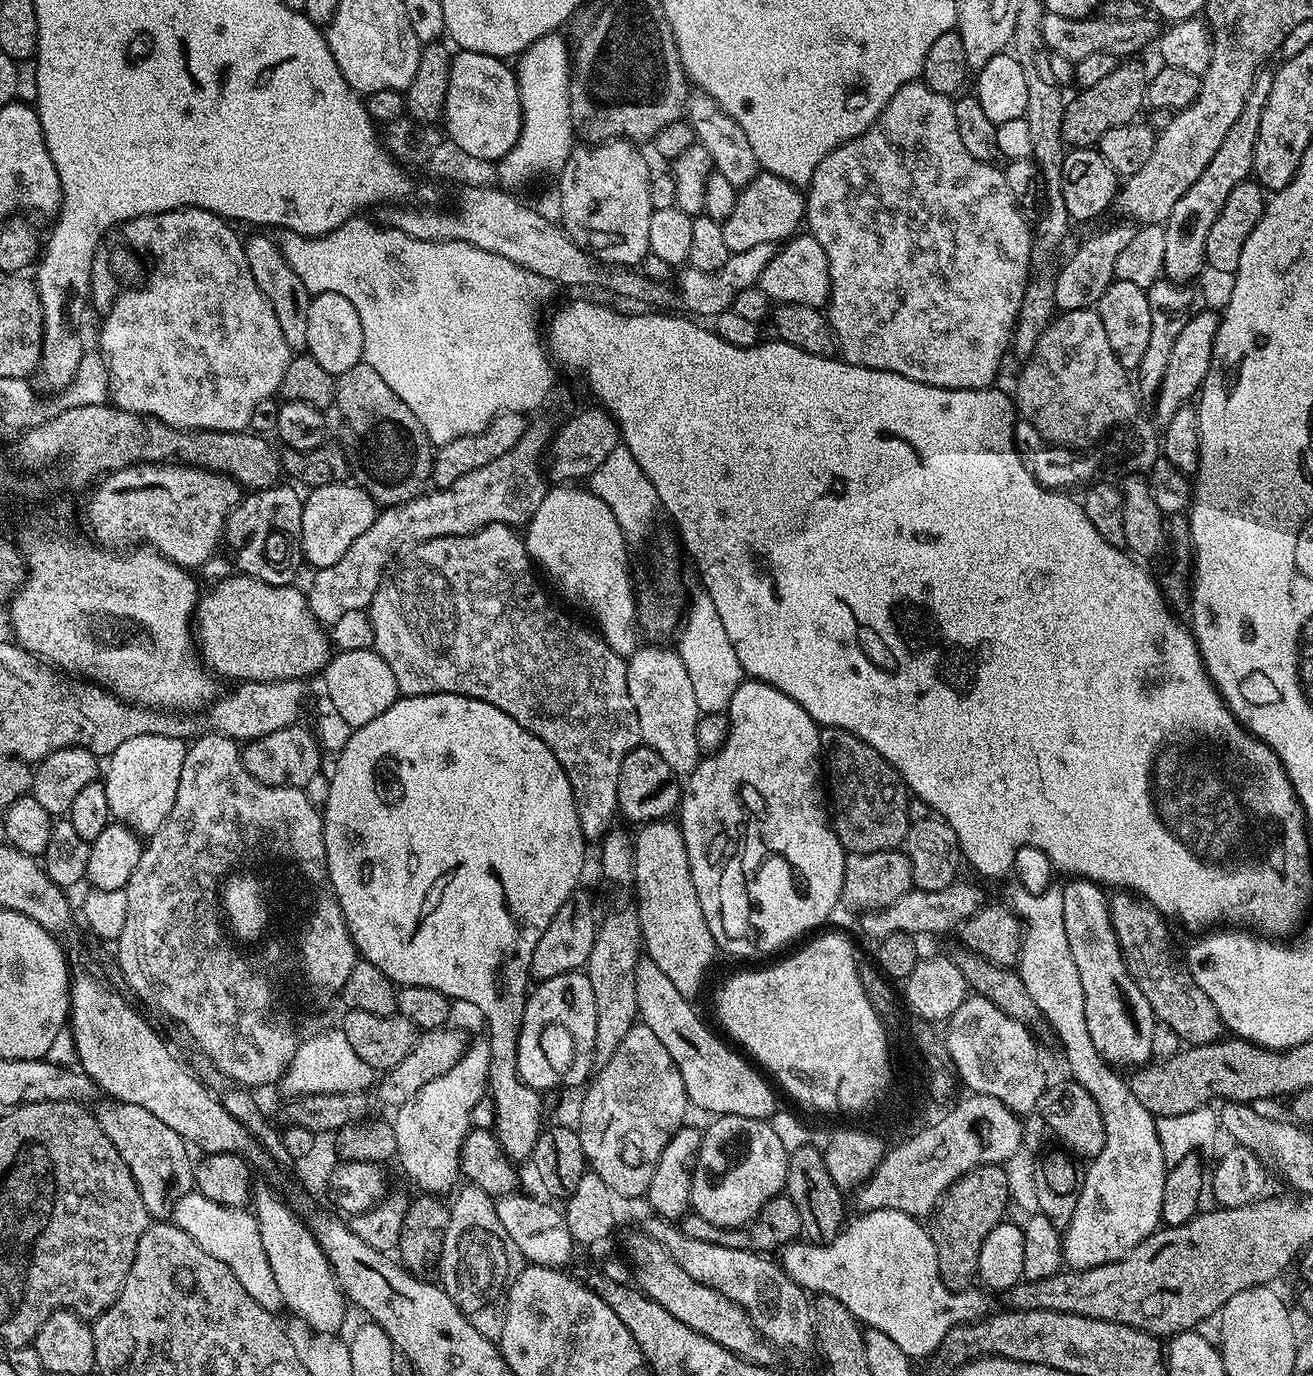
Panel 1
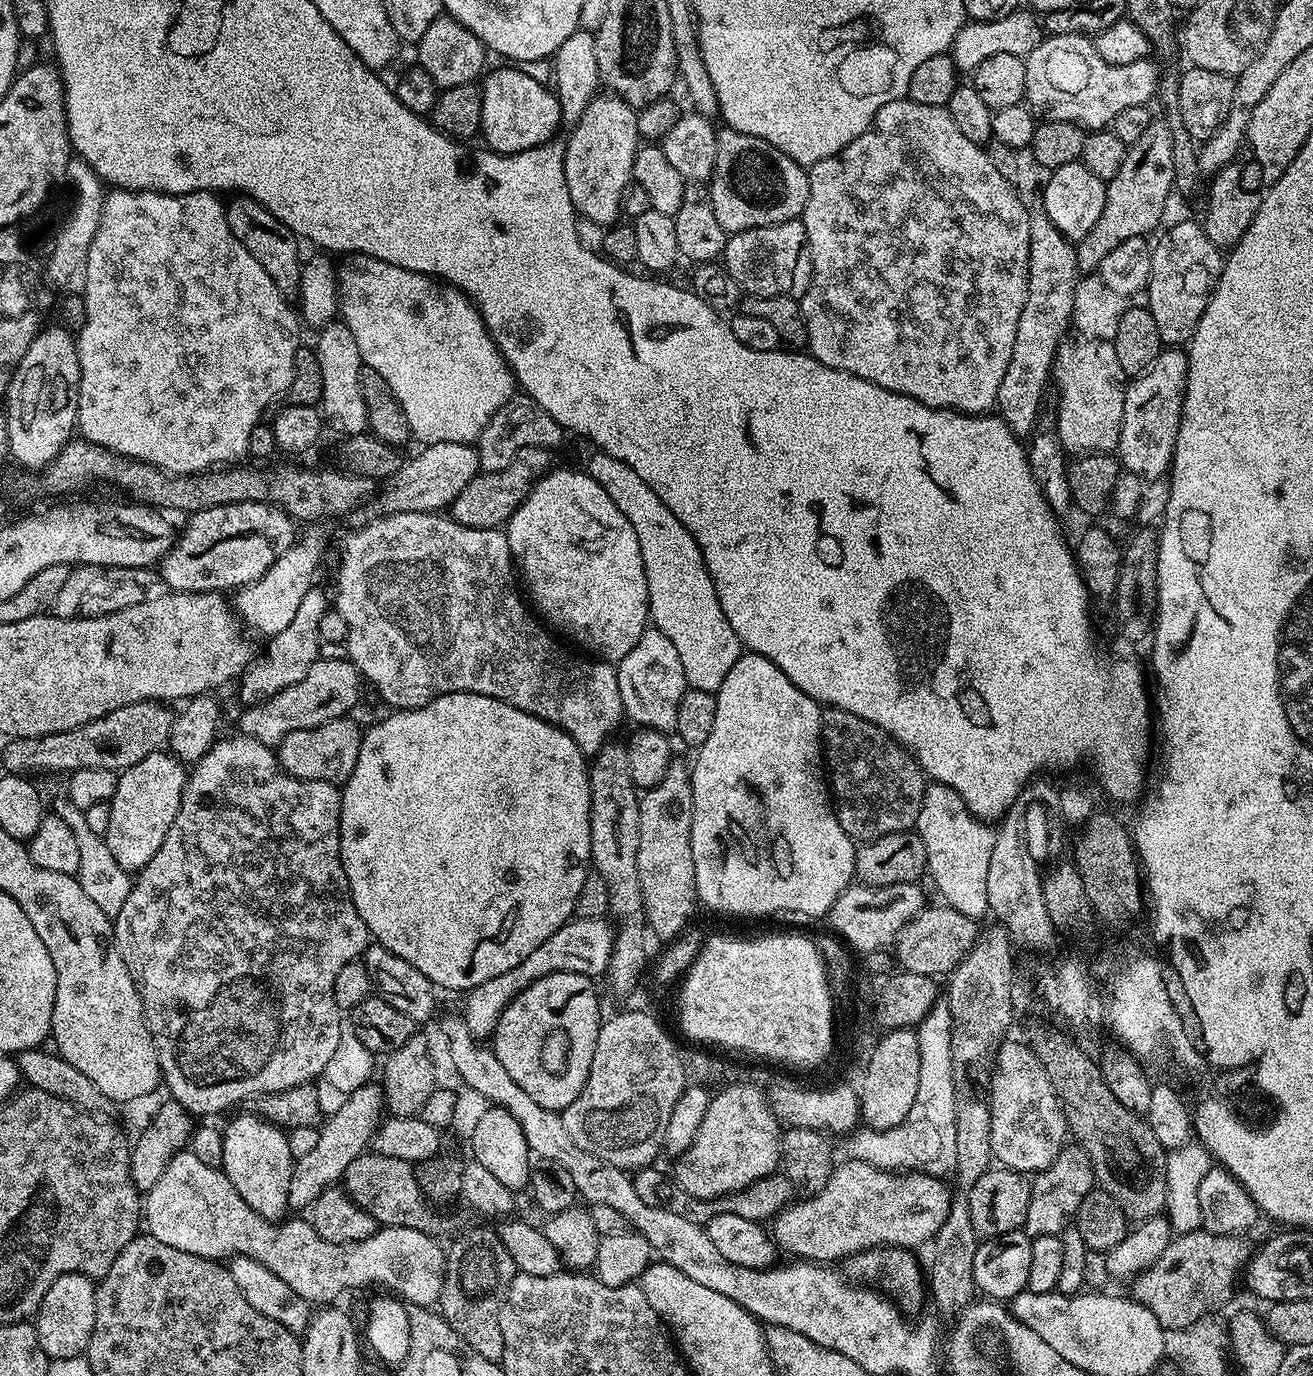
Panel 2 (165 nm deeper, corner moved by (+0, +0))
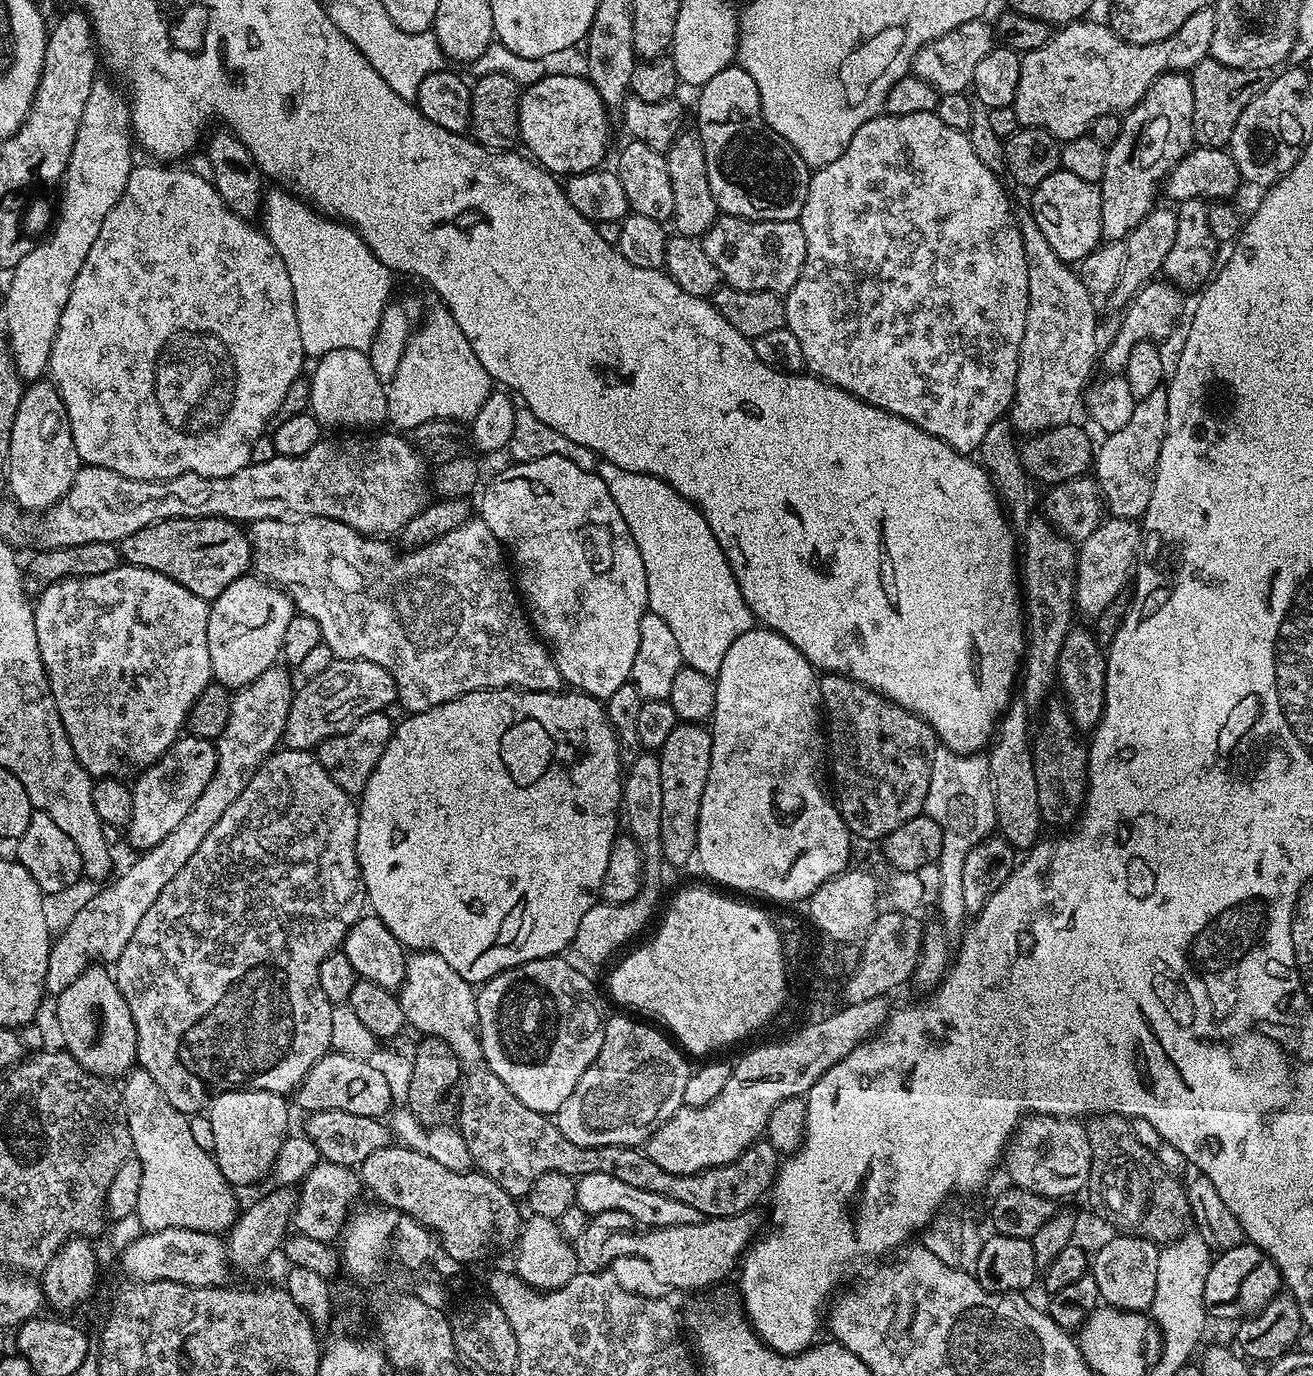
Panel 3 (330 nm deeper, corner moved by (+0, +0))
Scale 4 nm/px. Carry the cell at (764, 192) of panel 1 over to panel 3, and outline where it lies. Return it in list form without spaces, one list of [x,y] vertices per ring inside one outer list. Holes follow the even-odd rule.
[[[733,66],[718,70],[710,82],[699,85],[698,92],[694,128],[706,150],[706,178],[710,178],[710,194],[714,194],[717,209],[723,215],[741,216],[747,220],[799,220],[802,206],[806,206],[810,166],[764,123],[754,78],[746,74],[744,68]]]

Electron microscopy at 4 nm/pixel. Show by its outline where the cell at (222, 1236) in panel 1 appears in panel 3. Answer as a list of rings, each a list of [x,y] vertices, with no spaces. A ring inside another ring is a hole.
[[[136,1066],[122,1080],[122,1111],[128,1124],[132,1151],[142,1166],[135,1219],[144,1232],[185,1228],[224,1234],[235,1224],[237,1189],[220,1173],[212,1152],[202,1150],[190,1131],[190,1122],[158,1090],[158,1082]]]

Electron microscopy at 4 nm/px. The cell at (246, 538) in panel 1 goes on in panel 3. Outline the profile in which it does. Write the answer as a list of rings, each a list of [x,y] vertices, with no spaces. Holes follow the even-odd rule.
[[[199,516],[196,520],[160,520],[142,530],[134,530],[134,534],[119,541],[118,547],[123,563],[166,574],[166,578],[178,582],[178,586],[186,586],[190,594],[198,594],[198,598],[211,602],[220,597],[230,582],[245,575],[253,567],[252,537],[240,528],[243,527],[237,521],[223,520],[217,516]]]

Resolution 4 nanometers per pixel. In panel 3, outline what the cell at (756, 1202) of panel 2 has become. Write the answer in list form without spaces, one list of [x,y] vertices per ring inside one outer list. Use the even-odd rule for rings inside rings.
[[[476,1066],[469,1072],[472,1073],[463,1077],[458,1088],[455,1127],[466,1142],[466,1150],[470,1150],[475,1171],[498,1182],[498,1186],[502,1186],[502,1190],[514,1198],[527,1197],[538,1174],[557,1172],[579,1178],[599,1172],[610,1174],[635,1189],[684,1202],[700,1210],[707,1218],[715,1218],[737,1216],[755,1209],[756,1203],[763,1196],[767,1197],[775,1185],[782,1160],[767,1138],[757,1140],[729,1164],[694,1174],[670,1174],[670,1170],[662,1170],[662,1166],[650,1162],[647,1151],[640,1148],[574,1146],[574,1142],[570,1142],[566,1134],[558,1130],[555,1119],[522,1106],[522,1102],[518,1102],[518,1098],[506,1090],[503,1082],[487,1066]]]

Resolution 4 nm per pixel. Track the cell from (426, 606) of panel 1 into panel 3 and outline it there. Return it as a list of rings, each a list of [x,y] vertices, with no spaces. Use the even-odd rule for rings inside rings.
[[[321,516],[257,520],[251,525],[250,535],[252,537],[252,562],[255,575],[283,588],[292,599],[295,611],[299,615],[309,616],[314,618],[314,622],[318,622],[320,639],[330,648],[335,659],[365,660],[382,666],[382,670],[386,670],[390,674],[390,678],[394,678],[396,699],[399,707],[405,708],[403,710],[405,713],[425,712],[434,706],[442,706],[459,696],[487,688],[518,688],[525,692],[561,691],[562,681],[558,666],[553,662],[551,651],[546,647],[545,641],[534,631],[533,625],[522,607],[521,597],[514,587],[513,573],[512,576],[508,573],[509,561],[506,559],[505,549],[500,541],[494,538],[490,526],[486,526],[484,520],[469,518],[465,524],[458,526],[458,530],[450,530],[445,536],[439,536],[437,540],[426,546],[401,552],[397,551],[395,547],[392,549],[388,545],[387,539],[364,536],[358,530],[354,530],[342,522]]]

